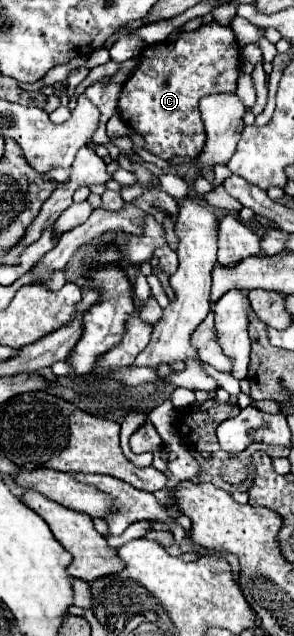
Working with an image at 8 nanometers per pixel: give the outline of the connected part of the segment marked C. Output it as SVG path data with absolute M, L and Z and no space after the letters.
M216 21L202 25L194 31L184 31L180 35L180 39L176 39L176 41L148 45L138 57L138 67L132 71L132 75L126 79L126 83L122 87L118 113L124 119L124 123L128 123L136 133L140 133L144 137L144 141L146 141L144 147L150 153L154 153L156 157L170 159L174 155L184 155L184 157L194 159L196 155L202 153L202 147L206 141L206 131L204 131L204 123L200 119L198 101L212 93L236 91L238 59L240 59L240 49L238 49L232 29L222 27Z

